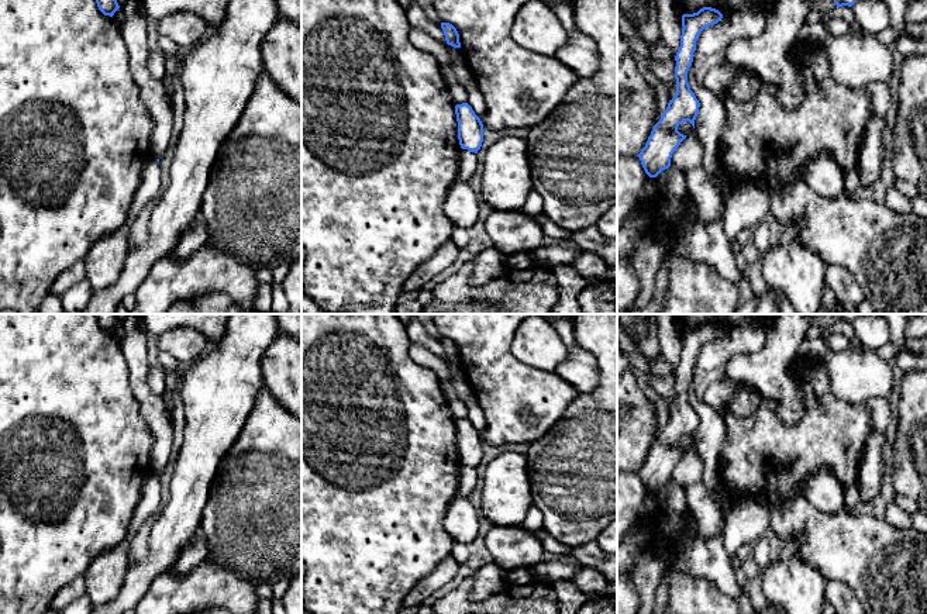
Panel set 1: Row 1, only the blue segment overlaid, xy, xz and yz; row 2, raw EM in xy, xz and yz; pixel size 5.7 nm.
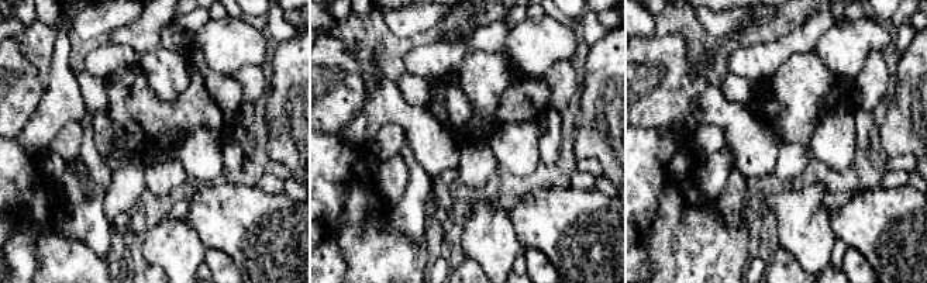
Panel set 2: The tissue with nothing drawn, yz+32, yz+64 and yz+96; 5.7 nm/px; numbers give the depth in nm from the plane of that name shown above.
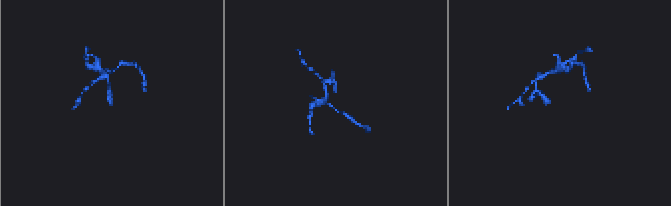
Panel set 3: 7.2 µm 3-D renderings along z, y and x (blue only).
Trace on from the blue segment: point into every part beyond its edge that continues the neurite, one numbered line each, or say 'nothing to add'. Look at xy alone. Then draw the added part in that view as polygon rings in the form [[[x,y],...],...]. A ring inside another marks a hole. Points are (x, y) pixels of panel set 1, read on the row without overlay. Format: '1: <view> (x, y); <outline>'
nothing to add

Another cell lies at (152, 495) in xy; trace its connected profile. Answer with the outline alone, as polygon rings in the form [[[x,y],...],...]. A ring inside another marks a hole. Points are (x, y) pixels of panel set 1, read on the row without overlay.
[[[152,473],[141,489],[141,497],[134,510],[134,518],[131,522],[131,531],[128,538],[159,510],[161,504],[163,503],[163,499],[165,491],[162,487],[162,482],[156,475]]]

